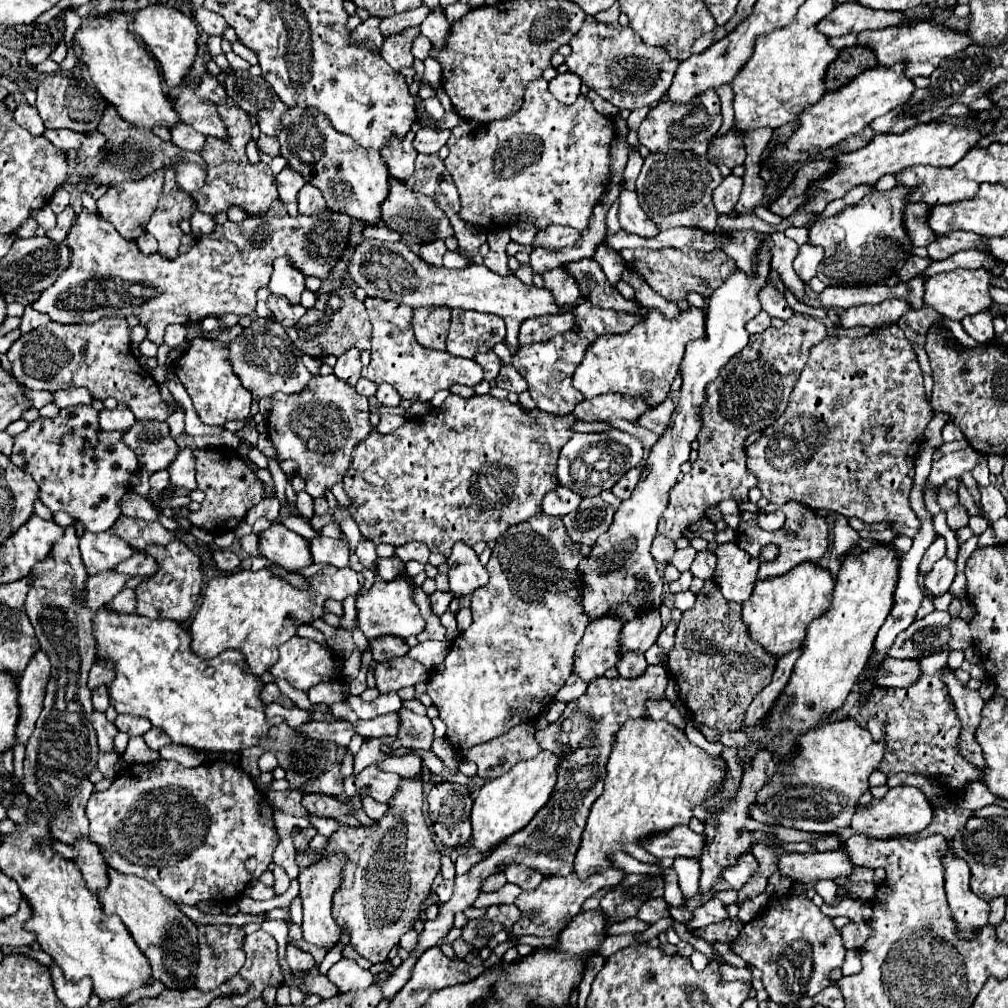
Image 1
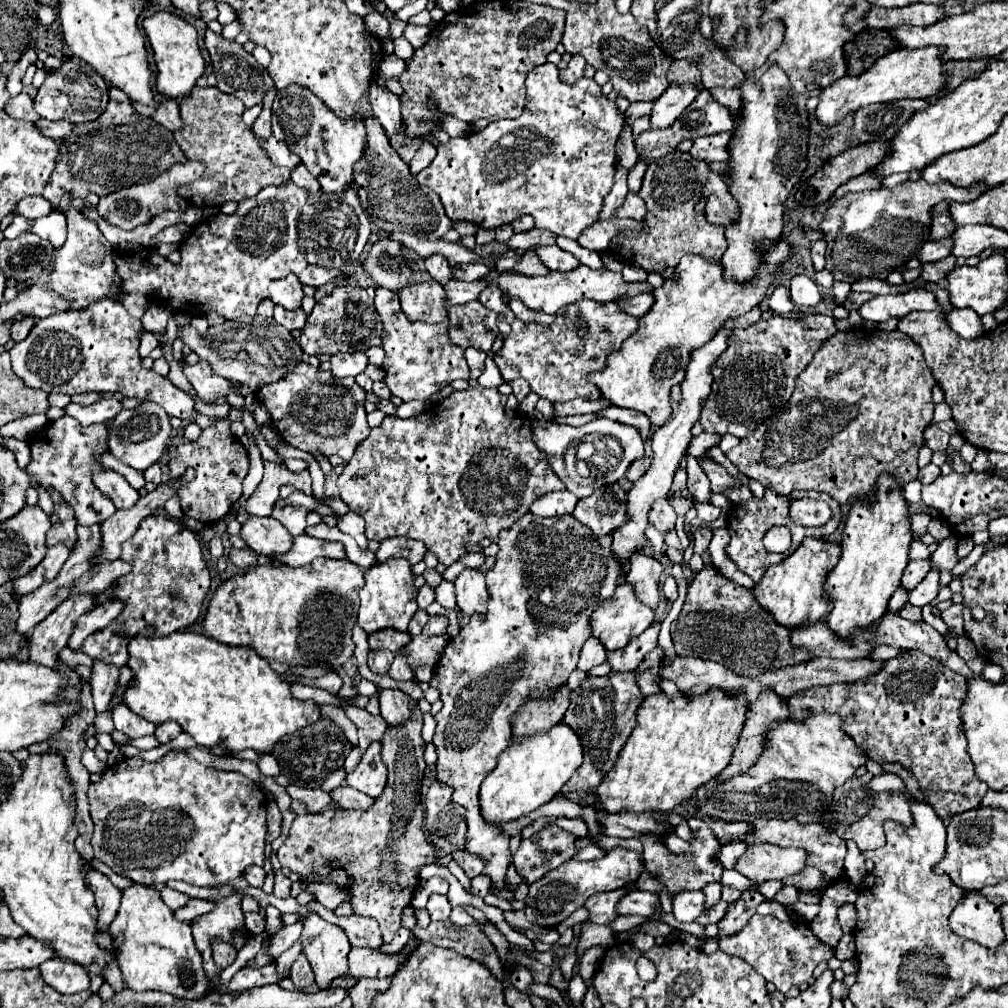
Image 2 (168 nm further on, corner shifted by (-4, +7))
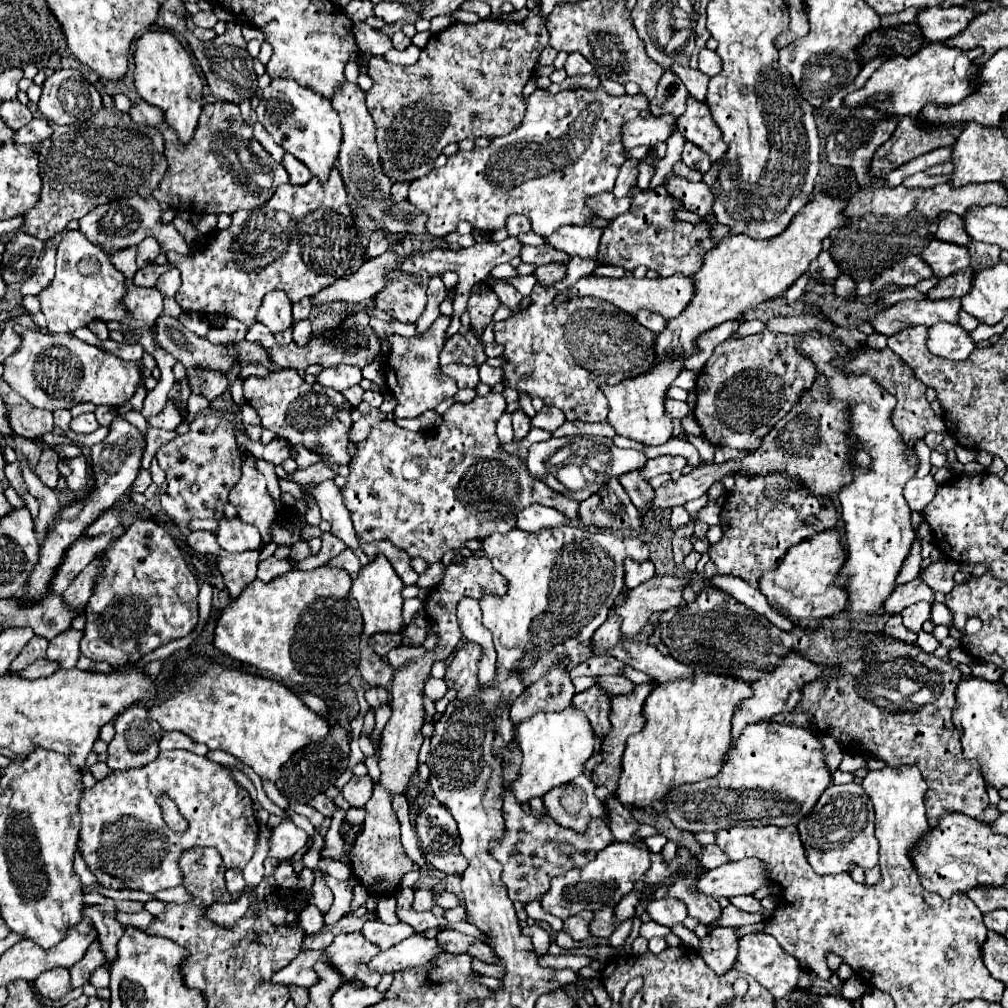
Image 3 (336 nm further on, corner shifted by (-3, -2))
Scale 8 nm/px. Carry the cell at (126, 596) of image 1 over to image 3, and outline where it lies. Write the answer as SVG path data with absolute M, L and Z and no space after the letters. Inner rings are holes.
M75 629L63 631L63 635L57 635L55 639L49 641L45 659L55 661L61 669L73 669L79 659L79 641L81 641L79 631Z

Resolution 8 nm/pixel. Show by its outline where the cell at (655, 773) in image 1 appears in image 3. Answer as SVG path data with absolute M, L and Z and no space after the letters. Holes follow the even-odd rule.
M705 671L695 673L687 679L657 685L643 705L643 715L647 719L643 731L627 739L627 749L623 755L623 771L619 779L619 789L615 793L617 799L621 803L631 803L635 807L647 807L651 805L651 801L663 799L667 791L673 787L717 775L723 755L729 751L731 745L731 717L735 713L735 707L743 699L747 699L747 695L751 695L751 685L747 681L733 675L717 675Z

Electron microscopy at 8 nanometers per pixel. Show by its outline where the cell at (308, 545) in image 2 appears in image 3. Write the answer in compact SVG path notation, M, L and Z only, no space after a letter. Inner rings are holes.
M269 557L263 563L259 563L257 569L257 579L261 579L263 583L269 583L273 577L281 575L281 573L289 573L293 571L293 565L289 559L277 559L277 557Z

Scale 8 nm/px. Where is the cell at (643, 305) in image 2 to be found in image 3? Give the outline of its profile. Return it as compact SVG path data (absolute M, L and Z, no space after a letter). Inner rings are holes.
M641 311L639 315L635 315L635 319L637 319L643 327L651 329L653 333L661 333L661 331L667 327L667 319L663 319L661 315L651 315L649 311Z

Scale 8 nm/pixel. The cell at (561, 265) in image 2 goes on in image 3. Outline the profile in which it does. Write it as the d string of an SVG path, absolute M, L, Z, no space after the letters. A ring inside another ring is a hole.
M523 245L521 247L521 259L525 263L537 263L537 265L545 265L545 263L567 263L569 257L563 255L563 251L551 247L551 245L541 245L541 247L531 247L531 245Z

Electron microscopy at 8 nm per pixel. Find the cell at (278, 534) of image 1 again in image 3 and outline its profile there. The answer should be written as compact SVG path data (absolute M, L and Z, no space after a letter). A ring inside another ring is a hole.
M239 517L219 519L217 531L213 531L217 537L217 543L221 549L231 551L231 553L241 553L241 551L253 551L261 547L261 535L257 527L243 523Z

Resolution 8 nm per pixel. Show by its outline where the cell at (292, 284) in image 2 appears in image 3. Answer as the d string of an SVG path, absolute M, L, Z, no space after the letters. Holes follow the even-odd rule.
M283 291L267 293L255 315L255 321L269 327L271 333L289 329L293 323L293 317L291 317L291 301L287 299L287 295L283 295Z

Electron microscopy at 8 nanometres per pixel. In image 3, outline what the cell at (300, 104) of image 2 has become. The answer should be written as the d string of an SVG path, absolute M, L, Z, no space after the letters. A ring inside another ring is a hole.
M277 77L271 79L269 87L261 91L261 101L257 107L257 121L265 127L265 131L279 143L287 153L295 155L299 161L307 163L309 171L327 179L327 171L333 167L339 155L339 139L341 127L331 101L307 87L301 87L295 79Z

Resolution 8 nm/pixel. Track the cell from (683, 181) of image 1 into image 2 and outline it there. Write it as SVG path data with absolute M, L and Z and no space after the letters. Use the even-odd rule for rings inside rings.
M680 150L672 152L666 158L660 158L656 164L652 162L648 166L646 174L644 174L642 188L638 192L638 196L648 204L648 214L646 214L646 220L644 220L648 224L648 228L644 232L636 232L636 234L618 234L618 238L624 238L624 242L618 248L614 248L614 250L624 260L644 268L646 272L656 272L656 274L662 274L666 268L676 268L684 254L698 254L698 256L706 258L708 262L720 262L722 254L728 248L728 240L724 236L724 228L722 226L712 226L710 222L706 222L706 214L704 212L696 212L696 208L694 208L696 202L702 196L702 184L708 178L708 172L710 172L710 168L708 168L708 164L704 160L692 158L690 152L680 152Z

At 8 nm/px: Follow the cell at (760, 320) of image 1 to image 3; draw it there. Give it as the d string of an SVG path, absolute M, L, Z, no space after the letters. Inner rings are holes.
M727 321L727 323L719 325L719 327L713 327L713 329L709 329L709 331L701 333L701 335L697 337L697 341L695 341L697 351L687 357L687 361L685 361L683 367L689 369L689 371L701 369L703 363L707 363L707 359L713 355L713 349L715 349L719 343L723 343L729 335L733 335L733 333L737 331L737 327L739 327L739 323Z

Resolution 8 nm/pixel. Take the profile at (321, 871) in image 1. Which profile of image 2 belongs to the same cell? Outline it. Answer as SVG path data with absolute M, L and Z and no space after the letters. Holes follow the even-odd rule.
M308 912L300 942L320 988L328 988L330 980L348 972L346 954L350 952L350 942L340 926L322 920L316 912Z

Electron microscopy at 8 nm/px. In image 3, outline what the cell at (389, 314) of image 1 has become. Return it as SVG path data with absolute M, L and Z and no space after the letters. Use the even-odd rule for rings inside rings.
M439 317L427 335L421 337L399 337L391 335L385 337L391 341L391 355L385 361L385 373L387 373L387 387L397 399L397 407L393 411L395 417L419 417L429 409L435 409L443 399L453 397L457 393L455 381L441 375L439 369L439 351L445 343L445 331L449 327L449 317Z

